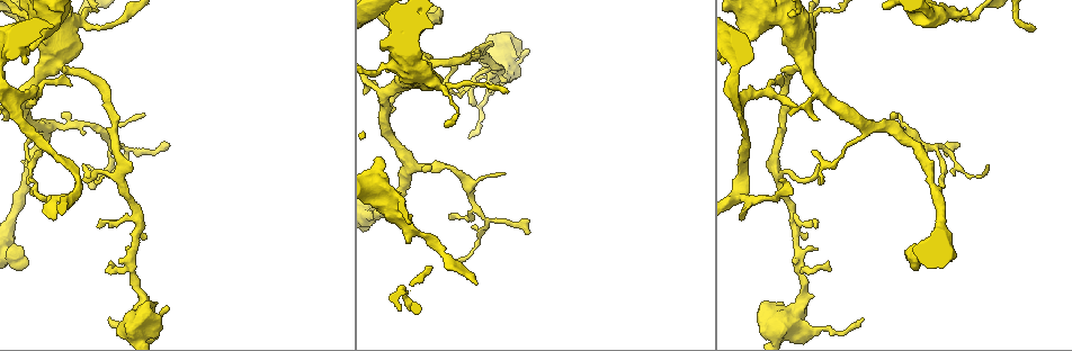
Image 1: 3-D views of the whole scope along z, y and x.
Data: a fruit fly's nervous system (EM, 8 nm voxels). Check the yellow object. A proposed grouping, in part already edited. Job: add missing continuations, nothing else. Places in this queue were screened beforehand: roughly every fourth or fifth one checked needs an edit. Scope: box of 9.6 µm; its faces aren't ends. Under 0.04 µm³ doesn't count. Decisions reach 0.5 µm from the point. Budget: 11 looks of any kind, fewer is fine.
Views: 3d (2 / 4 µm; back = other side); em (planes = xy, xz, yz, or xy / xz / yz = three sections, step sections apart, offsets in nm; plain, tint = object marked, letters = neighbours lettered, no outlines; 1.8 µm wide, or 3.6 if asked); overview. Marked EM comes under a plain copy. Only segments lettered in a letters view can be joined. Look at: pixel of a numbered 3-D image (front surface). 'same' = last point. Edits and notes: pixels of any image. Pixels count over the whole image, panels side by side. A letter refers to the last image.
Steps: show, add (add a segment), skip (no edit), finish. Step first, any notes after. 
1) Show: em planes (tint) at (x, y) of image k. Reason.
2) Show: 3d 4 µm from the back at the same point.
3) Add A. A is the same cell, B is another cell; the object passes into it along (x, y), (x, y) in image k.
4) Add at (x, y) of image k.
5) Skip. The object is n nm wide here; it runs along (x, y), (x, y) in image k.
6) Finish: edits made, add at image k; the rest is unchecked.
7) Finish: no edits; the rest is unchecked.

Show: em 3.6 µm planes (tint) at (50, 13) of image 1. Sudden change in width.

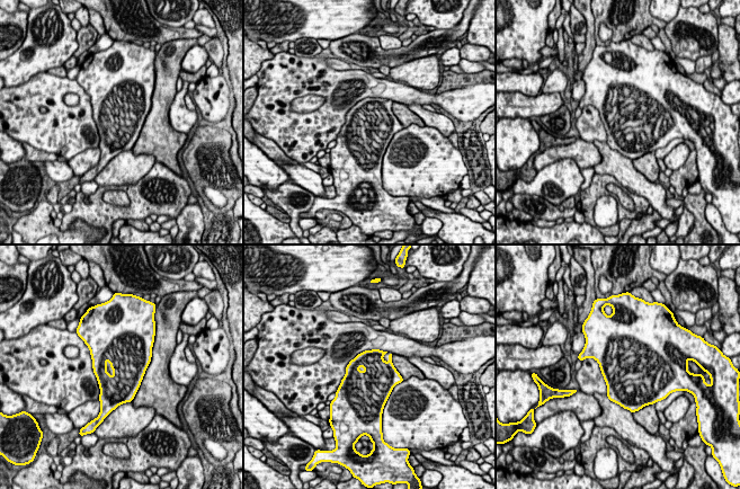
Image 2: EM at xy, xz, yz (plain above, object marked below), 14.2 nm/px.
Show: em 3.6 µm planes (letters) at the same point.

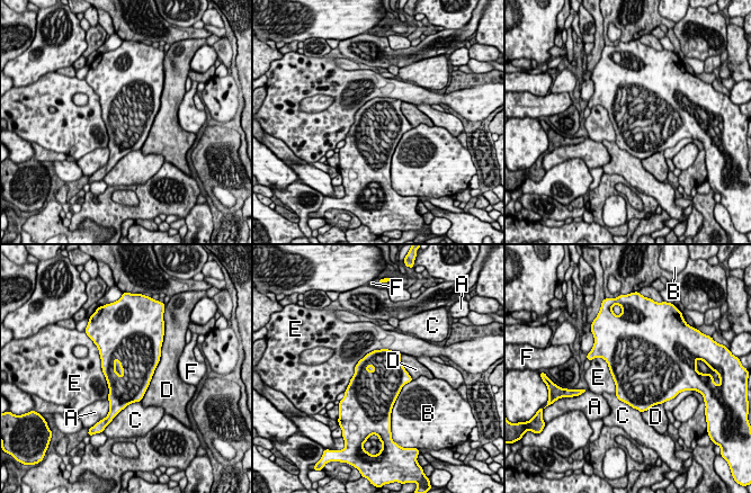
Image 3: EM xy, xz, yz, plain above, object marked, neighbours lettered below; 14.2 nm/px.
Skip. The object is 700 nm wide here; A, B, C, D, E and F are other cells; a border runs along (401, 352), (367, 352), (345, 391) in image 3; none of them fits.

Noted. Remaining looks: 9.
Show: em planes (letters) at (165, 143) of image 1. Tapers out.

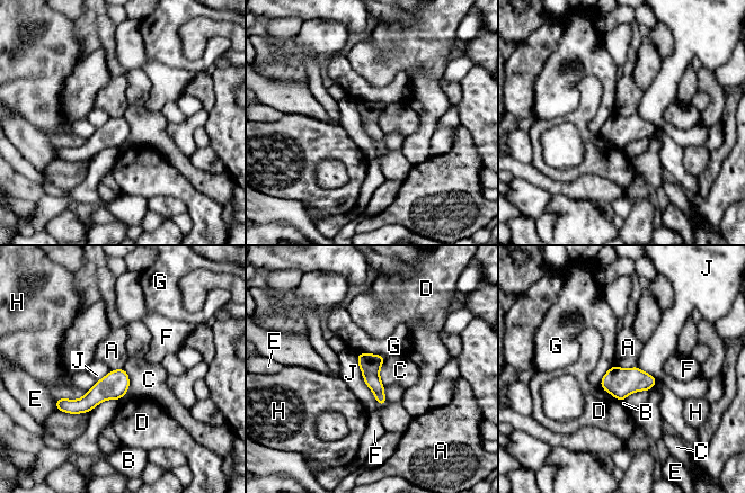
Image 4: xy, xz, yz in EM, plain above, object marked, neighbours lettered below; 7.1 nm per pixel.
Skip. The object is 150 nm wide here; A, B, C, D, E, F, G, H and J are other cells; a border runs along (614, 364), (623, 368), (636, 366) in image 4; no lettered segment goes on from it.

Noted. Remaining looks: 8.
Show: em xz step 8 (tint) at (428, 59) of image 1. Abrupt turn.

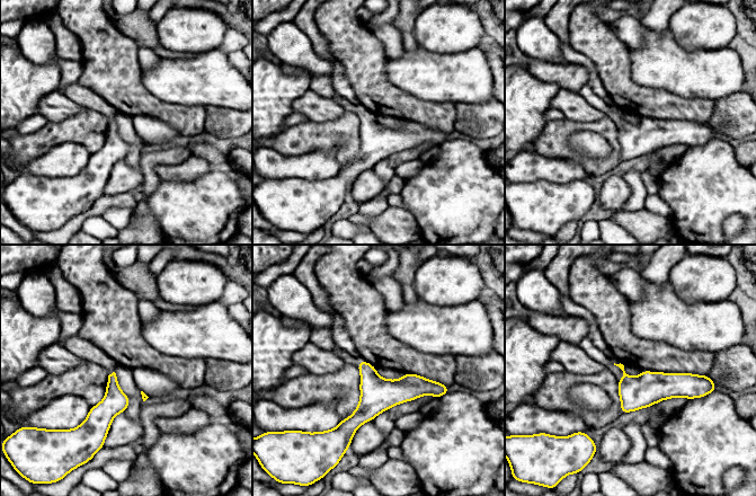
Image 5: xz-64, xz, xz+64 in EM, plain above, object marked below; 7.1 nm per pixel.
Show: em xz step 8 (letters) at the same point. What lies round it.

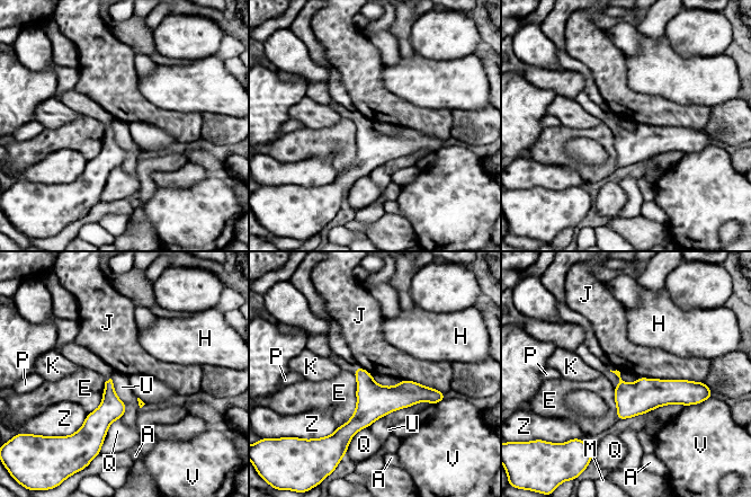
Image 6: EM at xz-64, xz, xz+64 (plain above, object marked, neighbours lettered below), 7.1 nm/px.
Skip. The object is 80 nm wide here; A, E, H, J, K, M, P, Q, U, V and Z are other cells; it runs along (440, 395), (378, 400), (338, 433) in image 6; none of them fits.

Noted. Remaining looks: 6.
Show: em xz step 16 (tint) at (19, 7) of image 1. An open end.

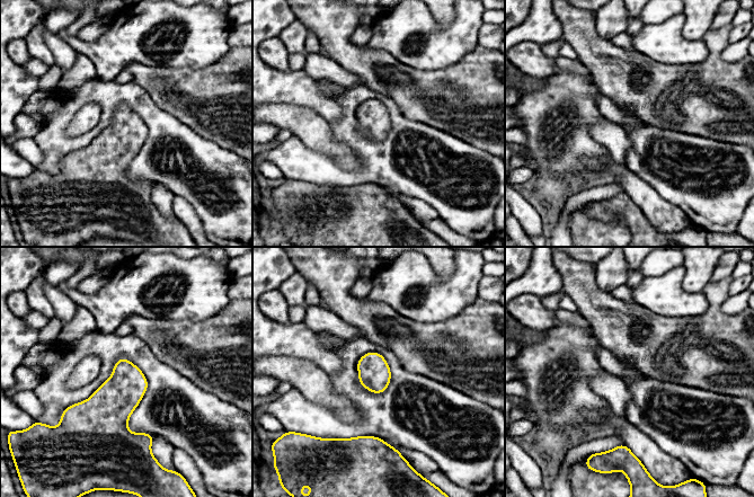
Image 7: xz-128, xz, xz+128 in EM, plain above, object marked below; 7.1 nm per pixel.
Show: em planes (letters) at the same point. Cut it another way.

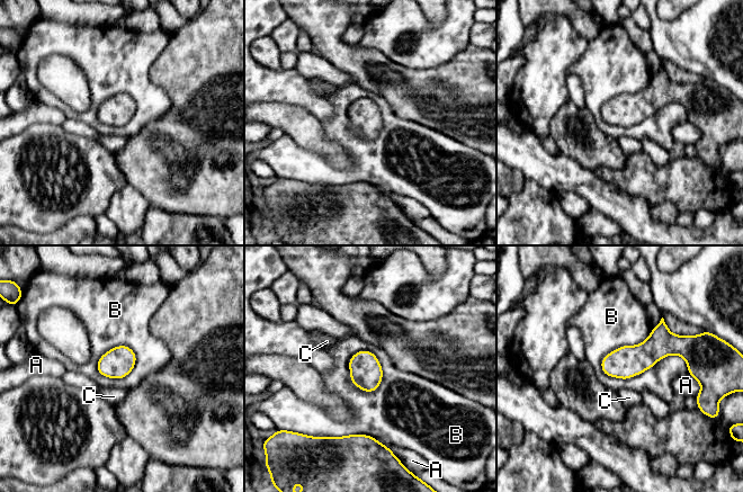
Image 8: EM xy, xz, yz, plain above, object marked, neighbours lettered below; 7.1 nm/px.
Skip. A, B and C are other cells; it runs along (603, 363), (679, 349), (690, 366) in image 8; no lettered segment goes on from it.

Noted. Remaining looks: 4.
Finish: no edits; the rest is unchecked.

